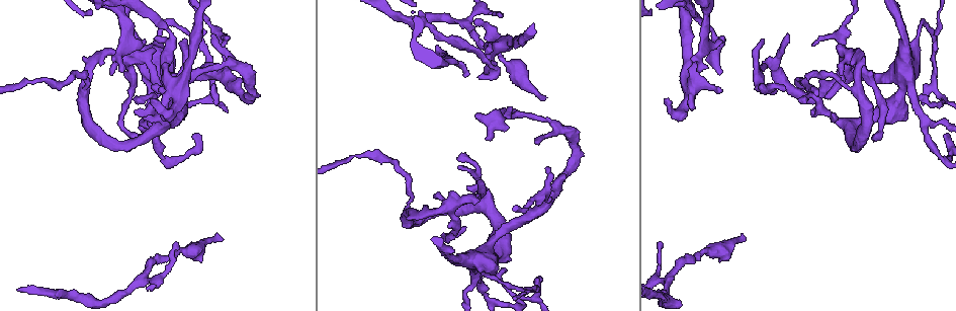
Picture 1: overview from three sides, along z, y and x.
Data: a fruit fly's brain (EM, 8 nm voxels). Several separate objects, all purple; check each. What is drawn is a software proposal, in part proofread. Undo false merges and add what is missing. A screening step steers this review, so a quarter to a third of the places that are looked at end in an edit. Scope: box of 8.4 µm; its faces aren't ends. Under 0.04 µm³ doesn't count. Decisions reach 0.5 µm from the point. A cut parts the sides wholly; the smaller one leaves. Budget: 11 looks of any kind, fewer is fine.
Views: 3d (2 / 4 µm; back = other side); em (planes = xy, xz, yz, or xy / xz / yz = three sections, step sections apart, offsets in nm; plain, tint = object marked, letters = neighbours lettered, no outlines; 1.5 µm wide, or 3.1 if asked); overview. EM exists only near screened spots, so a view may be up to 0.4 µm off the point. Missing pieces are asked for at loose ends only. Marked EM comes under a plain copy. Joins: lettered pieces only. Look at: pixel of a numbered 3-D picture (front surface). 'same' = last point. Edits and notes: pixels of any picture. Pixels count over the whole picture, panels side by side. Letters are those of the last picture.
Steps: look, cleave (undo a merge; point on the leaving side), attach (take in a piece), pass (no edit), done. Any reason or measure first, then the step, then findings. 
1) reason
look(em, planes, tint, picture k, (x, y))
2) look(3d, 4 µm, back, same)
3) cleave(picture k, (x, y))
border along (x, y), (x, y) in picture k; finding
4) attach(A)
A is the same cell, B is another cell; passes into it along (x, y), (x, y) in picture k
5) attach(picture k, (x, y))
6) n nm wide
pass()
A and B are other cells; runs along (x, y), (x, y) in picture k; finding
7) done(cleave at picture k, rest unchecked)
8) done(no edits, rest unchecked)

free end
look(em, planes, letters, picture 1, (744, 239))

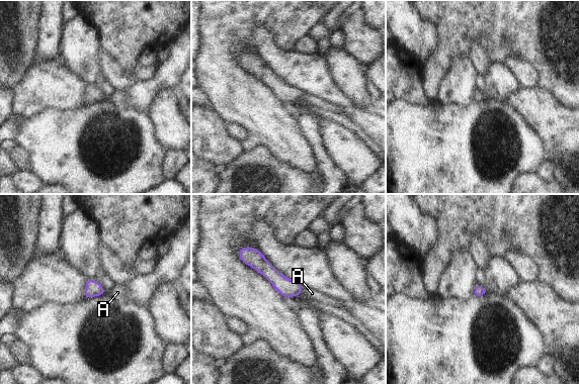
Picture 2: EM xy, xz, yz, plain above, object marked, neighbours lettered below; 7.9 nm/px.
attach(A)
A is the same cell; passes into it along (286, 287), (303, 288), (312, 293) in picture 2; it goes on there

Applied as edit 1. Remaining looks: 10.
an open end
look(em, yz, step 8, letters, picture 1, (546, 167))

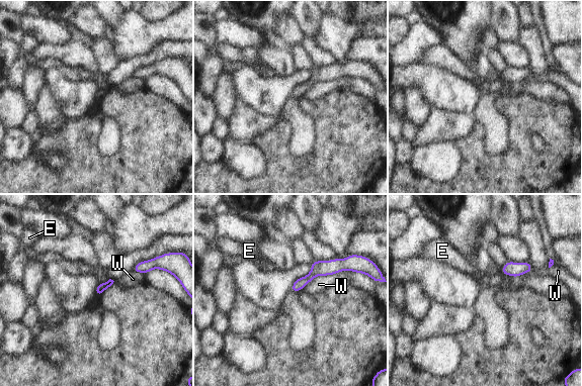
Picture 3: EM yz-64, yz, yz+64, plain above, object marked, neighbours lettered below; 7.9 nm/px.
pass()
E and W are other cells; border along (354, 272), (317, 275), (298, 291) in picture 3; none of them fits

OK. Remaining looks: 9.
done(attach at picture 2, rest unchecked)

